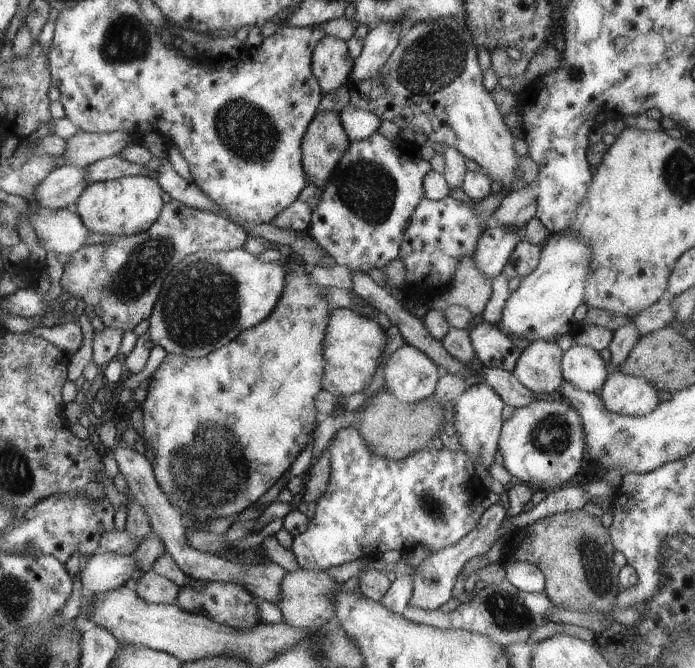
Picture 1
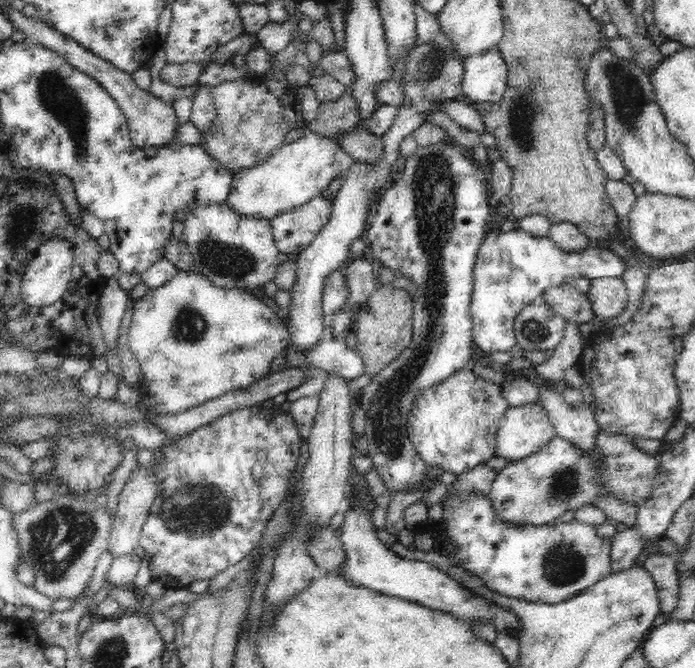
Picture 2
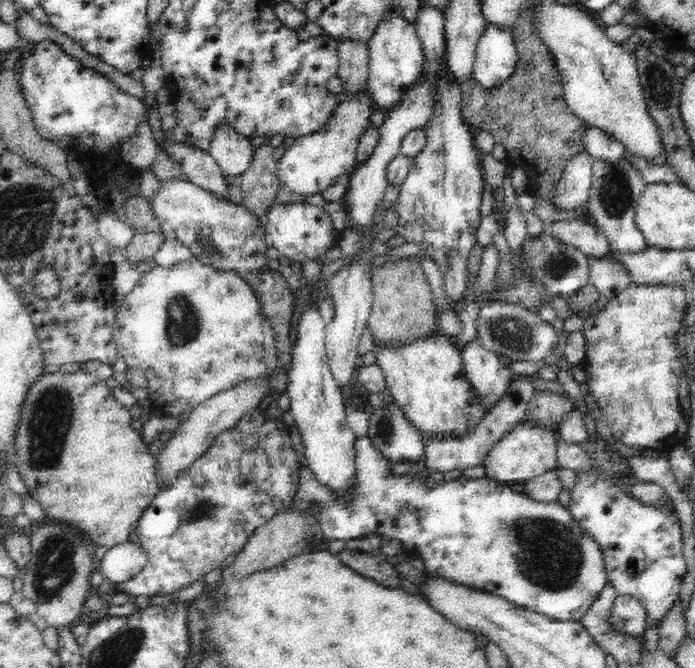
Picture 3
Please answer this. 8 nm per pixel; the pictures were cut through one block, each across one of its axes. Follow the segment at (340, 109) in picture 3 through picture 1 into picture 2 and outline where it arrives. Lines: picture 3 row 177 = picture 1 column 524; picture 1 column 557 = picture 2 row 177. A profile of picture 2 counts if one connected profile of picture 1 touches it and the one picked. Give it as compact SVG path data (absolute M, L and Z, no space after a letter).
M306 125L297 140L282 145L264 162L234 174L226 204L237 214L271 220L323 194L330 182L343 176L354 162L337 141L313 133Z

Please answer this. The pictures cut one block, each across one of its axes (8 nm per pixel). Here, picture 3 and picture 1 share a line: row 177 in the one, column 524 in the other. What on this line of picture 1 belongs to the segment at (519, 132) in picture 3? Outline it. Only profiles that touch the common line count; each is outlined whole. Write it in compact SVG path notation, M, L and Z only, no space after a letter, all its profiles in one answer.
M583 509L556 513L552 516L537 520L534 524L523 529L516 529L514 533L499 540L505 546L503 559L526 561L537 566L545 576L545 594L554 606L576 610L576 612L605 612L616 607L618 590L618 566L612 562L614 554L613 542L610 542L608 530L604 528L600 518L590 516Z

